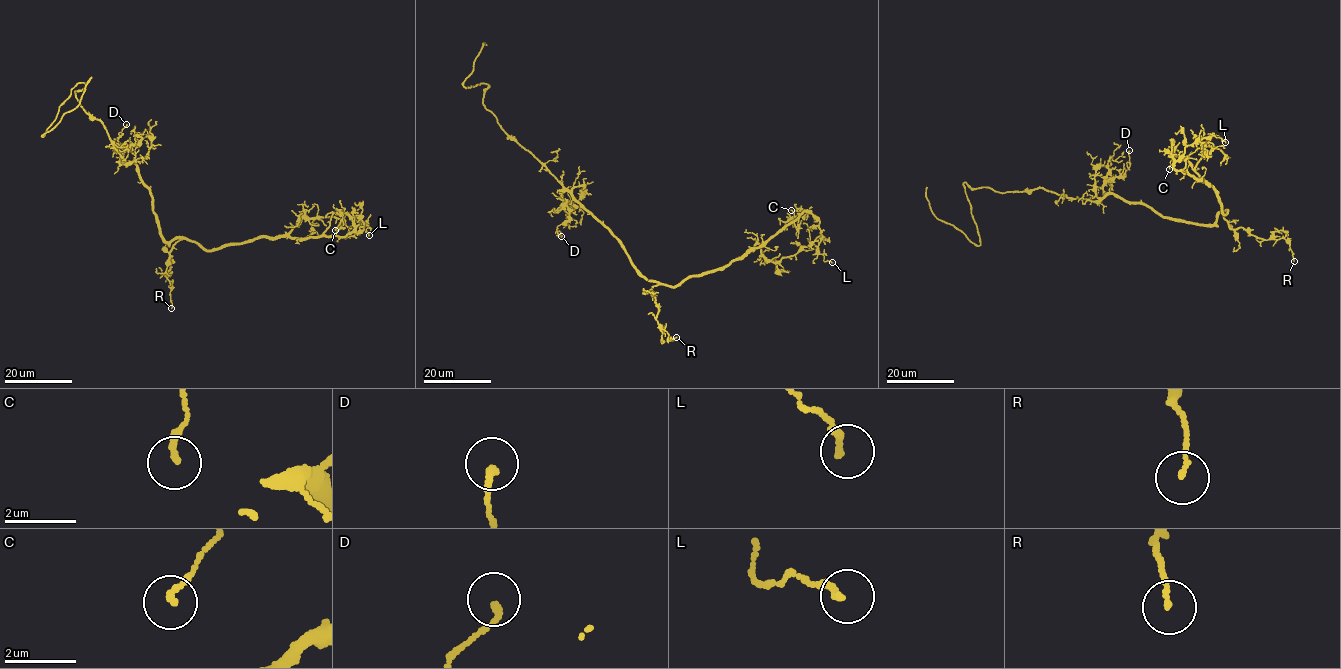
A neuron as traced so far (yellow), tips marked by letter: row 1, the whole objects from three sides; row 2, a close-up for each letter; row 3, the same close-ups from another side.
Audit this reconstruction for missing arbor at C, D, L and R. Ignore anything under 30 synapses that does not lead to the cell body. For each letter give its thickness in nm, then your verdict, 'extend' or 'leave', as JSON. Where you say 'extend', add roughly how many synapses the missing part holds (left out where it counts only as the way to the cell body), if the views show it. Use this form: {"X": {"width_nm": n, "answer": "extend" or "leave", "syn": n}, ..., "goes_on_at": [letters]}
{"C": {"width_nm": 170, "answer": "leave"}, "D": {"width_nm": 160, "answer": "leave"}, "L": {"width_nm": 180, "answer": "leave"}, "R": {"width_nm": 130, "answer": "leave"}, "goes_on_at": []}

